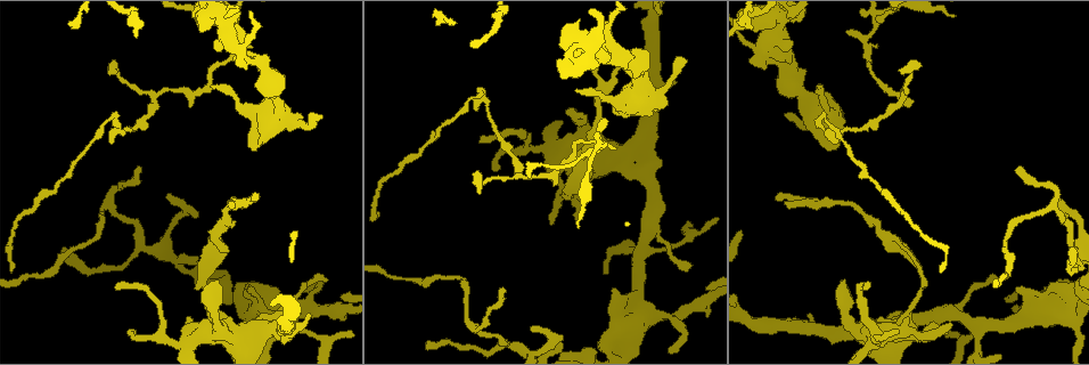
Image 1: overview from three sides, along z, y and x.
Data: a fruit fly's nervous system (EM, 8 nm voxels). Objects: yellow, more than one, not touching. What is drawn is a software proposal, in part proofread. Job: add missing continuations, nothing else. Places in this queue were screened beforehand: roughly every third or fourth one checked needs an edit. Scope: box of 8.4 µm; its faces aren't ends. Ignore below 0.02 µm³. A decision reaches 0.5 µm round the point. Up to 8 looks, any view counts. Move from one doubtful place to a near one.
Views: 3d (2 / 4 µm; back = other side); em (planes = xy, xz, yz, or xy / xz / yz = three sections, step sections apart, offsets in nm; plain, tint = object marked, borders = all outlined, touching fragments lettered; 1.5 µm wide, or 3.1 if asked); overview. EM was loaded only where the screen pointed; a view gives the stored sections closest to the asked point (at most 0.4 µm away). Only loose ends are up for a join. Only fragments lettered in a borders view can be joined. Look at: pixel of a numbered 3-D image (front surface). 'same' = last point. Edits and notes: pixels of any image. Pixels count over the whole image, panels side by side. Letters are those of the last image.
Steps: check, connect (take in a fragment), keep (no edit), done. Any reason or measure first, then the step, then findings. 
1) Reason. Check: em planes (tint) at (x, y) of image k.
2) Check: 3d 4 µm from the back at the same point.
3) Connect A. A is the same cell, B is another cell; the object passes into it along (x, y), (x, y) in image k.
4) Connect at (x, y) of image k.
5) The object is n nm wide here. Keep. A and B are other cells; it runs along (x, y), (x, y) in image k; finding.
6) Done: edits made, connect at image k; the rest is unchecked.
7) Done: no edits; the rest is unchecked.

Check: 3d 2 µm at (584, 114) of image 1.

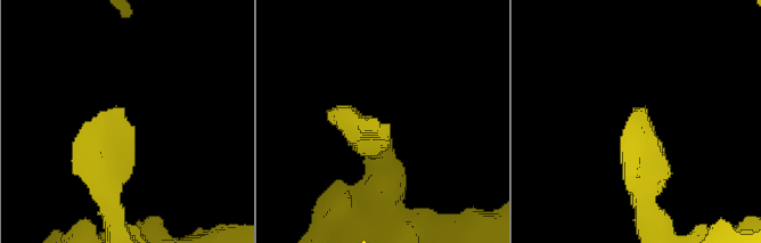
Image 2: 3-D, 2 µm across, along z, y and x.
Now the EM. Check: em planes (borders) at (379, 121) of image 2.

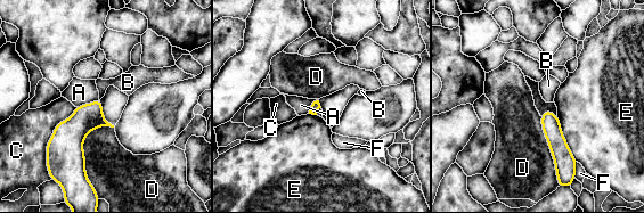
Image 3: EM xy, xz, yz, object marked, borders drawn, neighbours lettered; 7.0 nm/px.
Keep. A, B, C, D, E and F are other cells; a border runs along (98, 99), (76, 107) in image 3; none of them fits.

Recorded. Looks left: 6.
Branch stops here. Check: 3d 2 µm at (748, 61) of image 1.

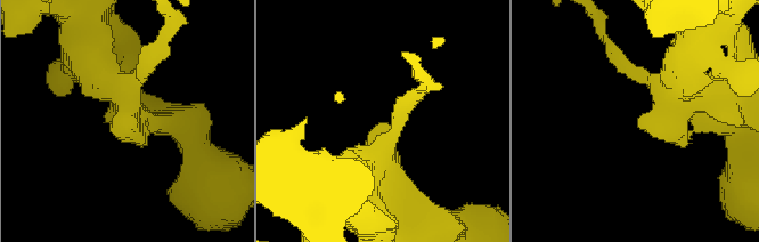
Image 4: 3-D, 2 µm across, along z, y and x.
Shape alone is not enough. Check: em planes (borders) at (388, 126) of image 4.

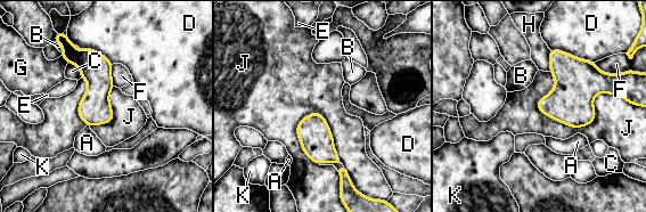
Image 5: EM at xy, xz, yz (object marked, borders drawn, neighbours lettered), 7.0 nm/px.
The longest contact is with J, 600 nm. Keep. A, B, C, D, E, F, G, H, J and K are other cells; a border runs along (620, 96), (537, 108) in image 5; none of them fits.

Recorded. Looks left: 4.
Stops while still wide. Check: 3d 4 µm from the back at (291, 127) of image 1.

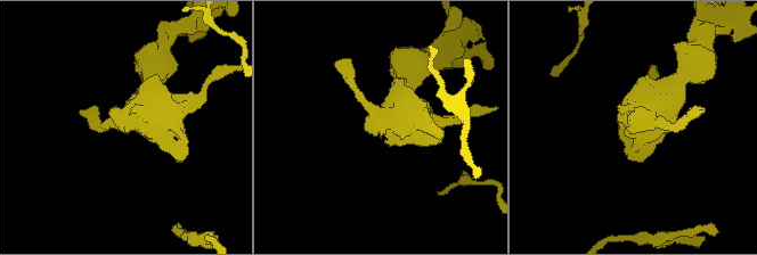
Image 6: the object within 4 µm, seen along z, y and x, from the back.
Check: em planes (borders) at (126, 130) of image 6.

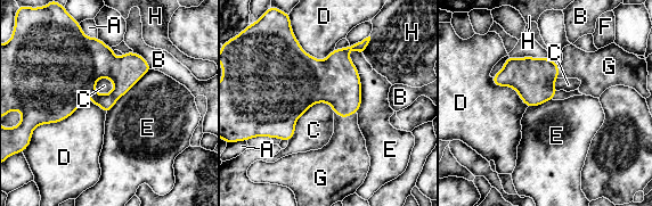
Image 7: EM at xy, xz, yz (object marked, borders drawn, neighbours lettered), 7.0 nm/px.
Connect G. G is the same cell, A, B, C, D, E, F and H are other cells; it goes on there.

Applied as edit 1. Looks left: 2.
Done: edits made, connect at image 7; the rest is unchecked.

